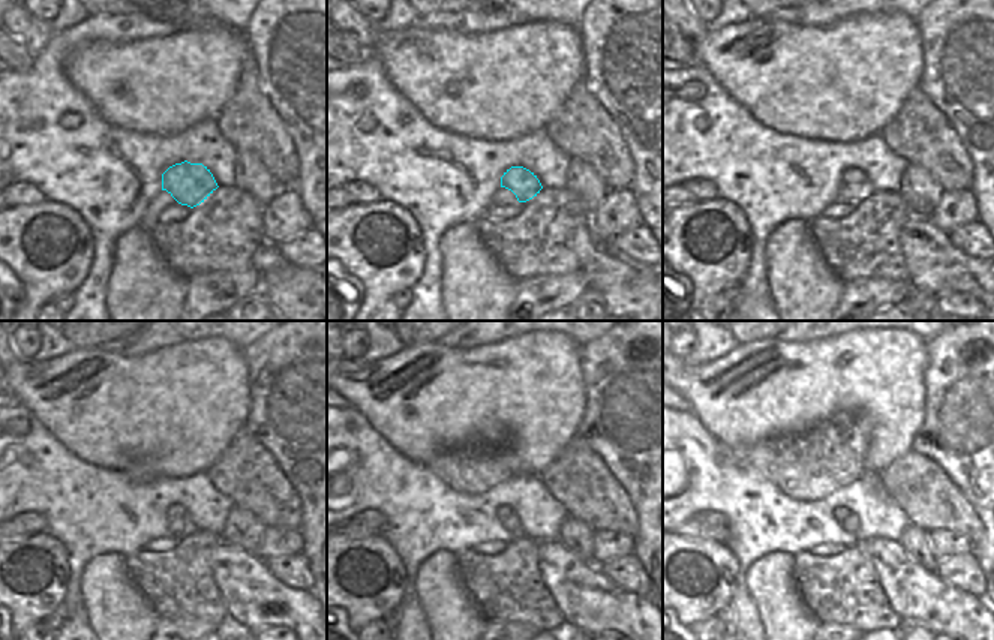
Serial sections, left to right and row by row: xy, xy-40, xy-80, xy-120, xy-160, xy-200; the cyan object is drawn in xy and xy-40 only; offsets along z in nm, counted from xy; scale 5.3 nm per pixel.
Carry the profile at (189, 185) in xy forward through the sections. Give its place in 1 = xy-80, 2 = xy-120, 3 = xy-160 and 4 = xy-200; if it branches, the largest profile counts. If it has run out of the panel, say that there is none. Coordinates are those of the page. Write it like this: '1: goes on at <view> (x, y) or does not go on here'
1: goes on at xy-80 (850, 176)
2: goes on at xy-120 (176, 510)
3: goes on at xy-160 (504, 513)
4: goes on at xy-200 (840, 513)

